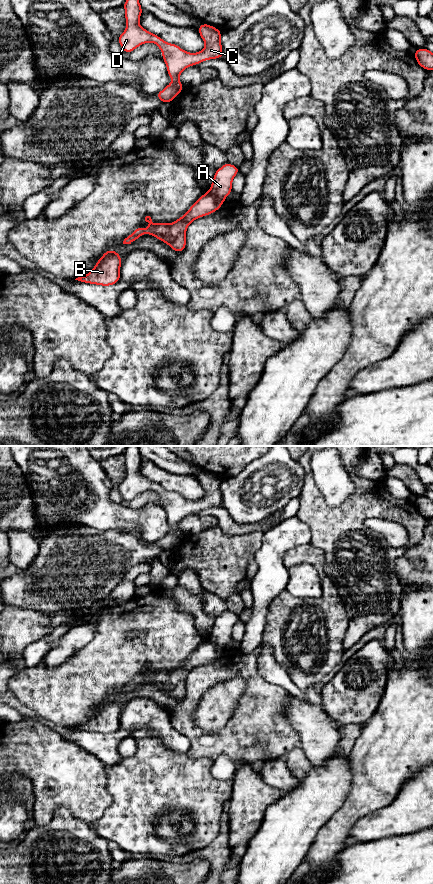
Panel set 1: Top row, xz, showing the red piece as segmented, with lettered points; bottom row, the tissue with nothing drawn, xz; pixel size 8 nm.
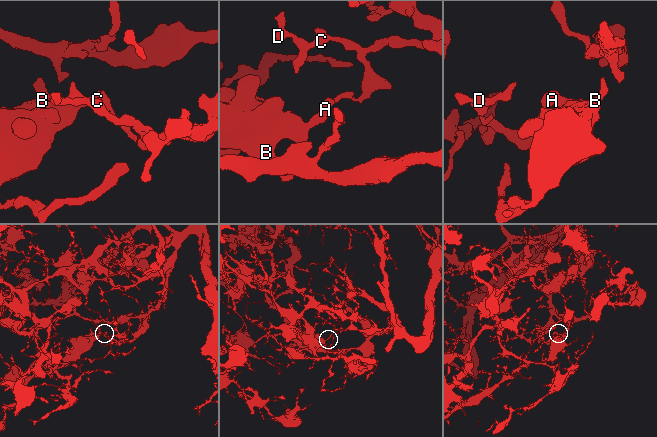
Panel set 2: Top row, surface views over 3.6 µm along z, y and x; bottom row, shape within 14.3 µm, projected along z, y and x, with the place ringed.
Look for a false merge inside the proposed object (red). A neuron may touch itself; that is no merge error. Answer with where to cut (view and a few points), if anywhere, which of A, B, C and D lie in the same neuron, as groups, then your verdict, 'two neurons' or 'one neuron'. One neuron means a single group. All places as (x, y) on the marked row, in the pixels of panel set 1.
xz (208, 192), (223, 200) | A C D / B | two neurons

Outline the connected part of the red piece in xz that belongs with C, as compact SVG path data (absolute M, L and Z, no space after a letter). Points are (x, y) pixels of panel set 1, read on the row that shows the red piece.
M126 0L123 4L125 9L126 29L117 38L123 52L130 53L138 46L147 42L155 43L163 53L162 59L167 66L168 75L172 82L155 96L162 103L170 103L178 96L184 85L179 81L180 74L189 66L210 60L223 58L221 45L221 30L202 23L199 35L205 43L205 48L197 53L186 52L177 44L165 42L161 37L147 31L139 25L140 16L143 12L139 0Z

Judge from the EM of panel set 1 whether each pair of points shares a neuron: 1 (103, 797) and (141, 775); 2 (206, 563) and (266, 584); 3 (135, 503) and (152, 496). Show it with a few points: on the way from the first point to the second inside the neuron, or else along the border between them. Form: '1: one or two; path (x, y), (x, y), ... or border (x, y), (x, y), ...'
1: two; border (105, 770), (112, 804), (102, 815)
2: two; border (255, 556), (256, 573), (249, 587)
3: one; path (139, 500), (148, 496)

